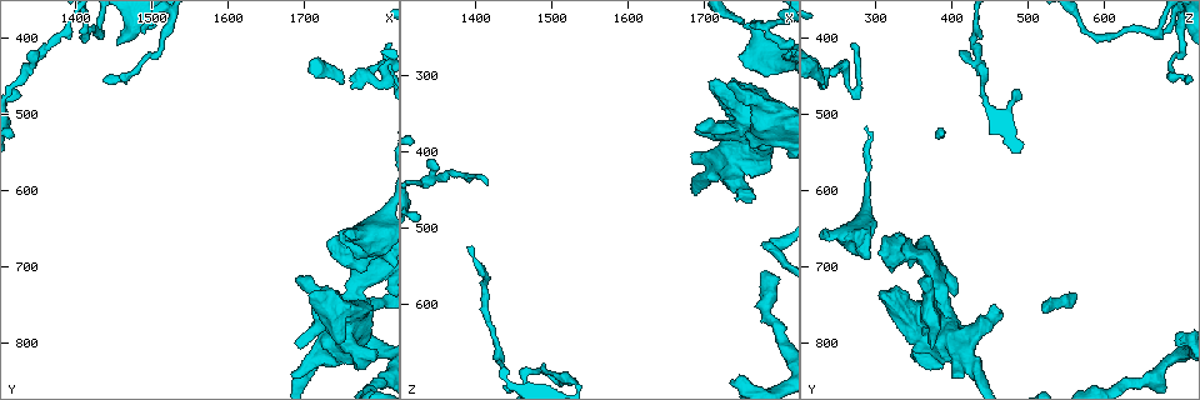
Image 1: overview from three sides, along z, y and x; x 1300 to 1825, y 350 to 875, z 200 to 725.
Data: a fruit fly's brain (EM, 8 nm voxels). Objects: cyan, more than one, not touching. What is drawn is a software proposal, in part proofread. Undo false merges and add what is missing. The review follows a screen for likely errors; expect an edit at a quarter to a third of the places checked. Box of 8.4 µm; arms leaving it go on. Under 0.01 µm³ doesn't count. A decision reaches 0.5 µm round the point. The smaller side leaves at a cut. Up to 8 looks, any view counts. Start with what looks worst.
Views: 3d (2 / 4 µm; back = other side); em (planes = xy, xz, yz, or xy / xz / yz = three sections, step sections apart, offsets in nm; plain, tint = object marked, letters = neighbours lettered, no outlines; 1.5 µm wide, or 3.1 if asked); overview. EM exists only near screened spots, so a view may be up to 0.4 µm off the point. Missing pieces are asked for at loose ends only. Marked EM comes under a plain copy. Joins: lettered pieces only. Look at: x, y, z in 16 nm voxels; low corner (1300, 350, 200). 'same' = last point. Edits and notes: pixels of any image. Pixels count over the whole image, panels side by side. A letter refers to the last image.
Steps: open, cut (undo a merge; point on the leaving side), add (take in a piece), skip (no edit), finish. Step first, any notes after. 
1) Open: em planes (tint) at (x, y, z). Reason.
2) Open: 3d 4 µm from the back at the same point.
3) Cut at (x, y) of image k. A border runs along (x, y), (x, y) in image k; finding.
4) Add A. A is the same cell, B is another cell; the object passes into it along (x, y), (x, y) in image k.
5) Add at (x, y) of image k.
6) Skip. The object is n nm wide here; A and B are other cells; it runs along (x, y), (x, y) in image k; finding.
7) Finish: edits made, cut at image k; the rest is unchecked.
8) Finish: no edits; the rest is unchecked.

Open: em planes (tint) at (1740, 755, 465). Branch stops here.

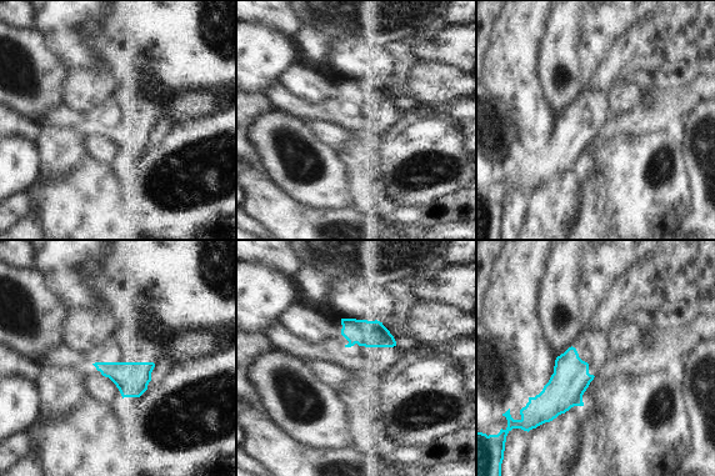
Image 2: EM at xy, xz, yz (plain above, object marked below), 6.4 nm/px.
Open: em planes (letters) at the same point. See the neighbours.

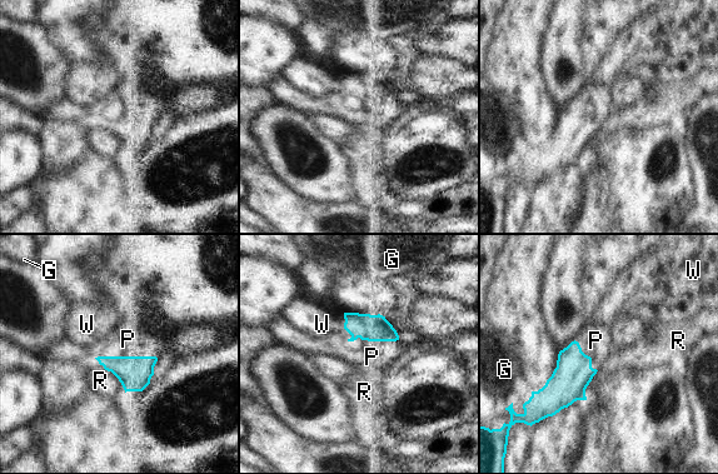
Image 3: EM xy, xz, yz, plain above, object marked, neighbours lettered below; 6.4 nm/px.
Add P. P is the same cell, G, R and W are other cells; the object passes into it along (373, 328), (362, 339), (372, 357) in image 3; it goes on there.

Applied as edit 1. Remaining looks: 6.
Open: 3d 4 µm at (1730, 670, 310). An open end.

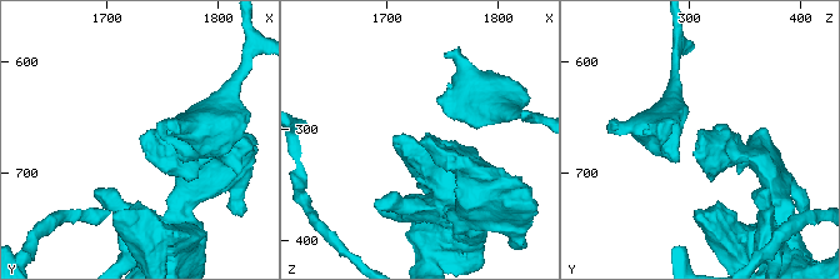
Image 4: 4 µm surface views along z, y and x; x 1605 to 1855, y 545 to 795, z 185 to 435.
Open: em planes (letters) at (1732, 668, 310).

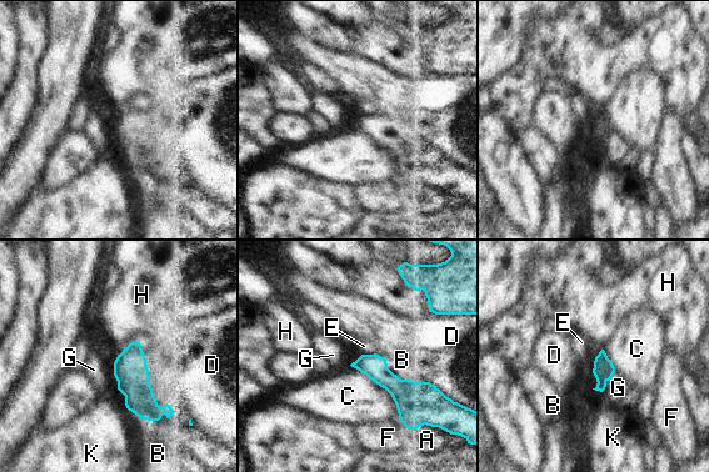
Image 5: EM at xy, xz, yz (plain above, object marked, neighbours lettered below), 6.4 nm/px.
Skip. A, B, C, D, E, F, G, H and K are other cells; no lettered piece goes on from it.

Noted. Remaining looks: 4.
Open: em xy step 8 (tint) at (1785, 445, 240). Sharp bend.

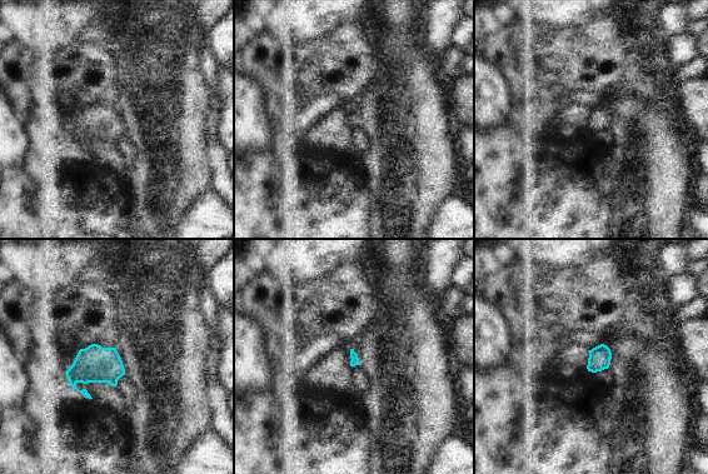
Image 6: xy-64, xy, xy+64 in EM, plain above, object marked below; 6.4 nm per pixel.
Open: em xz step 4 (letters) at the same point.

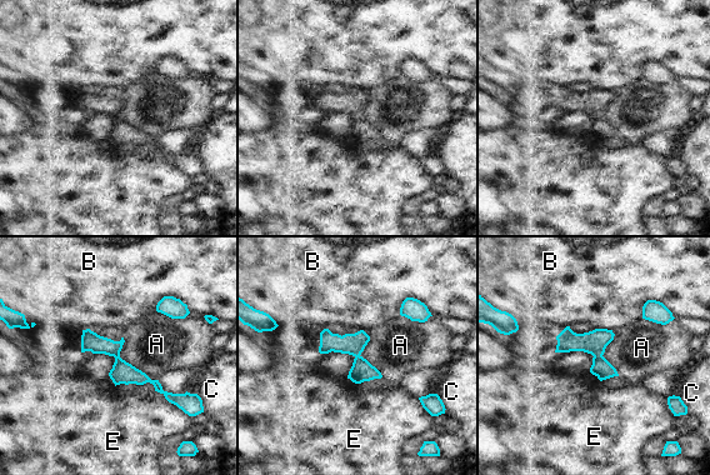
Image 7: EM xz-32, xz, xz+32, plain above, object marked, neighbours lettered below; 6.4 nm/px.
Cut at (595, 341) of image 7. A, B, C and E are other cells; a border runs along (601, 354), (594, 356) in image 7; two neurons meet here.

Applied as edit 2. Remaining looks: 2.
Finish: edits made, add at image 3, cut at image 7; the rest is unchecked.

